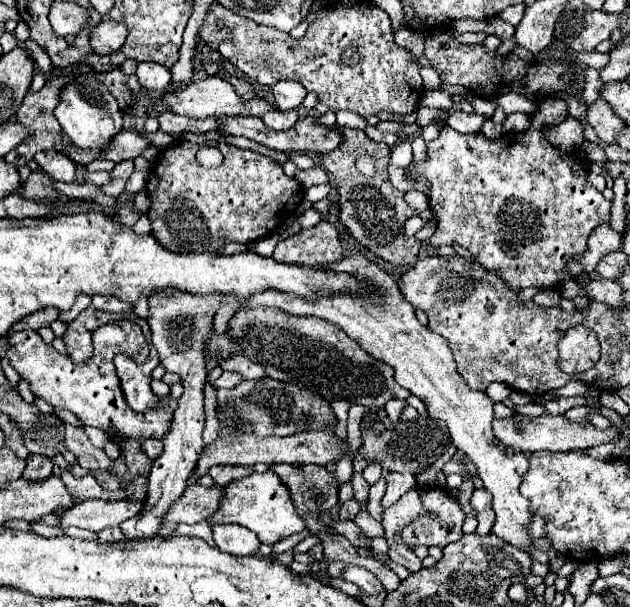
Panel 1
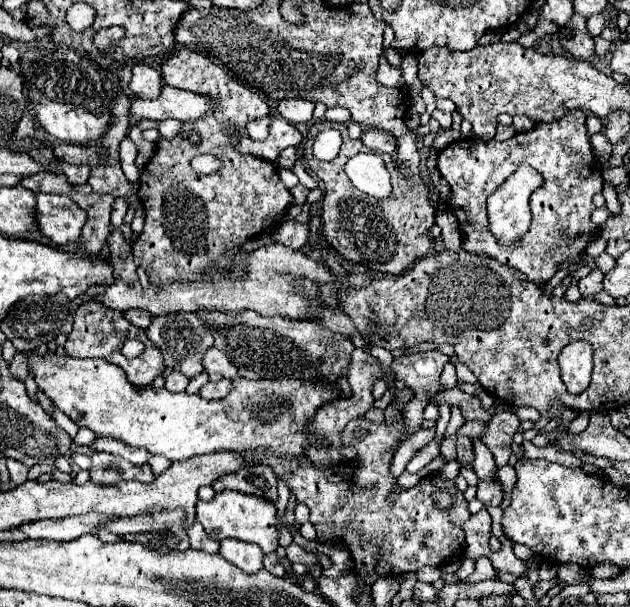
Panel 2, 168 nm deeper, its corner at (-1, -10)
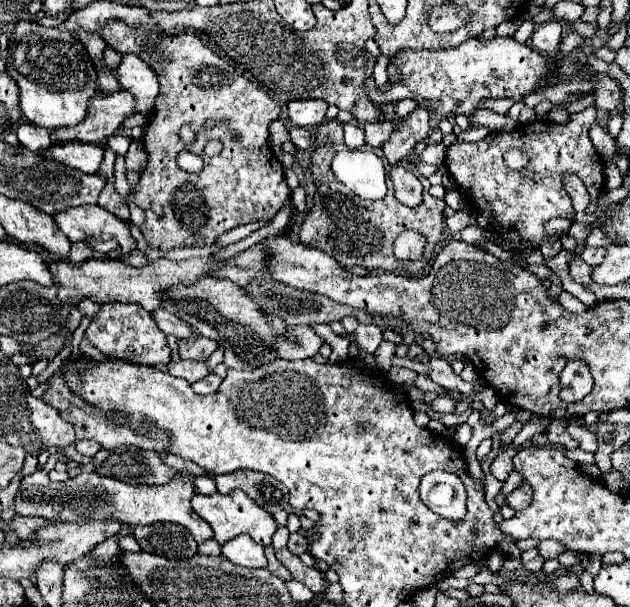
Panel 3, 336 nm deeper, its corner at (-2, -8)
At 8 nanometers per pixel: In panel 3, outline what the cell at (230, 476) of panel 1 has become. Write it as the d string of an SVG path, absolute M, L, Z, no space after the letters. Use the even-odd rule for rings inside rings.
M238 470L230 474L220 474L214 480L220 494L228 494L234 488L240 488L270 514L284 510L288 506L288 488L284 488L282 482L276 482L276 478L264 472Z

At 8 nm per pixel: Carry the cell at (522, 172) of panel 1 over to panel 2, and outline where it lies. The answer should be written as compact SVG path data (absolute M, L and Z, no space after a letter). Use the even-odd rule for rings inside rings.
M573 110L559 120L541 122L533 130L519 132L505 142L461 138L439 152L437 170L451 186L451 198L447 200L447 206L459 220L465 250L497 258L501 264L521 270L539 286L553 278L563 260L581 256L585 252L591 236L597 232L597 226L591 222L591 212L595 210L593 196L603 188L601 164L591 152L585 120L587 116L583 110ZM521 164L529 164L539 170L545 178L545 184L531 194L533 218L525 236L513 246L503 246L489 230L487 198Z

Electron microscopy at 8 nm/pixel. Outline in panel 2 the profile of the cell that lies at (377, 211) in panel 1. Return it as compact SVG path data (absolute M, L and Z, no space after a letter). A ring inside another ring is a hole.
M317 122L311 126L309 136L303 144L303 156L307 156L309 168L321 178L325 186L325 198L323 198L323 238L327 244L337 250L343 258L369 266L375 272L383 274L401 274L407 268L411 268L413 262L423 258L431 246L431 240L427 236L427 230L435 224L435 208L429 202L429 186L425 180L417 178L417 184L409 182L409 176L403 176L397 172L395 162L391 156L383 154L387 170L393 178L393 192L387 200L371 200L369 196L363 196L359 190L351 186L347 180L347 174L343 172L345 160L358 154L364 145L360 139L352 140L347 136L347 130L343 124L331 124L331 122ZM323 128L339 128L343 134L343 146L339 150L339 156L331 162L321 162L315 156L311 156L309 146L313 144L313 138Z

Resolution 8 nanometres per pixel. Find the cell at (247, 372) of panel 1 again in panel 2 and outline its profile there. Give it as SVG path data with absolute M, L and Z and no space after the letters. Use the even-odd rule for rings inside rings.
M209 348L205 354L203 354L203 366L209 374L221 374L223 378L239 378L237 374L237 368L227 360L227 356L223 352L219 352L217 348Z

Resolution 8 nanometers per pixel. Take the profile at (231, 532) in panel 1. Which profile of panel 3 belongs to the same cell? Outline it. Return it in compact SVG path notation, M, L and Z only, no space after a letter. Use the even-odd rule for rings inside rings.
M240 534L228 540L222 546L222 554L236 566L246 566L246 568L264 568L266 566L264 548L256 544L248 534Z

